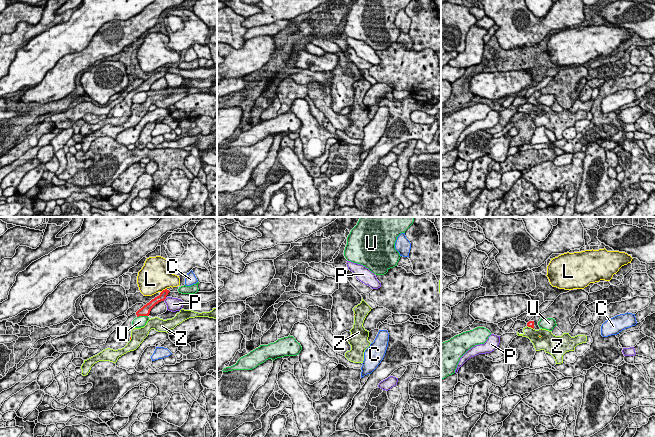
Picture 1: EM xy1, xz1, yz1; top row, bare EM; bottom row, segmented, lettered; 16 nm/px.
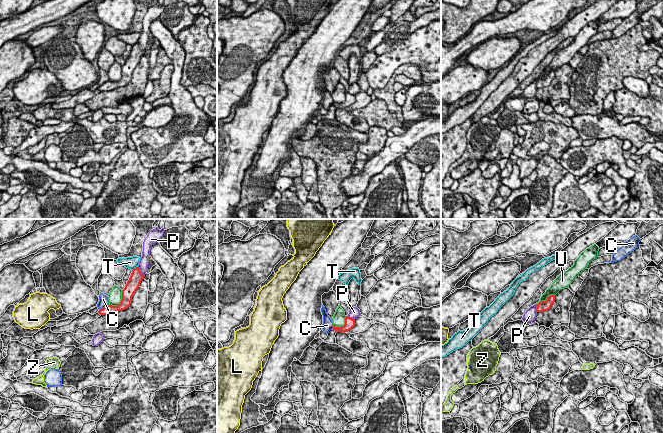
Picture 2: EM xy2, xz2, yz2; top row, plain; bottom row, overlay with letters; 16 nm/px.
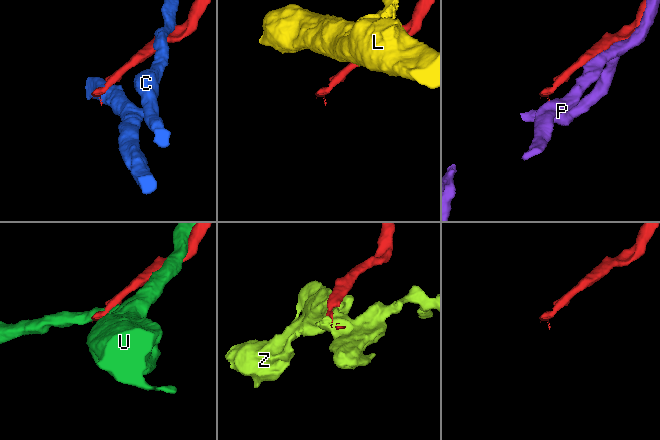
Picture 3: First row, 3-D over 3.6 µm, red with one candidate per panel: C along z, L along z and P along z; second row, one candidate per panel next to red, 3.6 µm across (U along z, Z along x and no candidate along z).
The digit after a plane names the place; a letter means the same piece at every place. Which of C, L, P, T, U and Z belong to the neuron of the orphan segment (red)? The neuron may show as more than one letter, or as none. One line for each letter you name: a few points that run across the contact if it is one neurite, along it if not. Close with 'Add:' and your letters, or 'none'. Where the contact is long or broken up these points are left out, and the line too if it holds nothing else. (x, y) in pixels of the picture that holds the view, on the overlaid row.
Add: none

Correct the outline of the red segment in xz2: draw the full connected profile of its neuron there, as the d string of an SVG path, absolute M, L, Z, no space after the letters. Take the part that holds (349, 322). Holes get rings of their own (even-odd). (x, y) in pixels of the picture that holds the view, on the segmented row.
M348 316L345 317L345 325L342 327L334 327L333 326L333 330L335 332L347 332L349 330L351 330L353 327L355 327L355 319L352 319Z

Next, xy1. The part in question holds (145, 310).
M167 289L163 290L159 296L152 299L136 313L128 316L127 320L109 335L105 344L100 345L97 348L84 347L80 353L80 358L87 360L107 348L113 350L124 348L130 341L131 330L133 329L132 321L139 316L149 316L151 309L159 302L164 301L169 292L170 291Z

